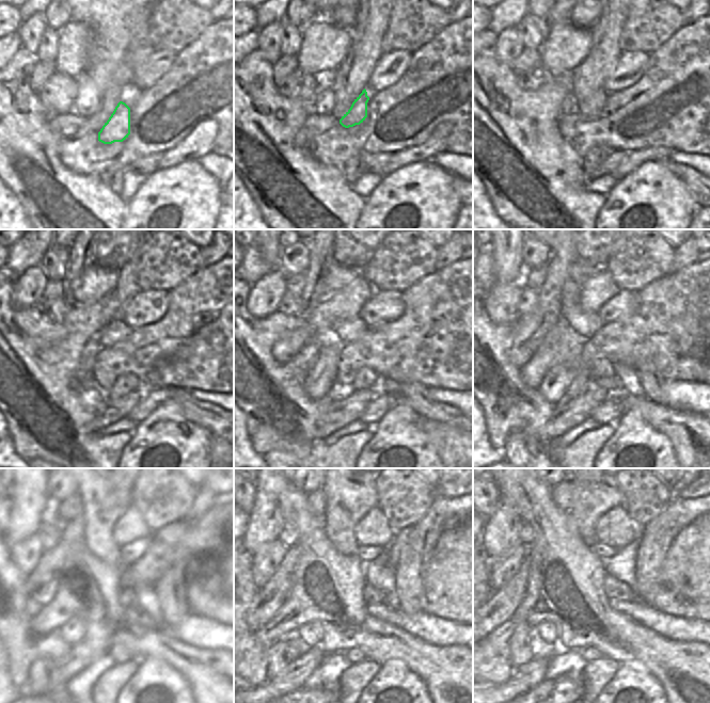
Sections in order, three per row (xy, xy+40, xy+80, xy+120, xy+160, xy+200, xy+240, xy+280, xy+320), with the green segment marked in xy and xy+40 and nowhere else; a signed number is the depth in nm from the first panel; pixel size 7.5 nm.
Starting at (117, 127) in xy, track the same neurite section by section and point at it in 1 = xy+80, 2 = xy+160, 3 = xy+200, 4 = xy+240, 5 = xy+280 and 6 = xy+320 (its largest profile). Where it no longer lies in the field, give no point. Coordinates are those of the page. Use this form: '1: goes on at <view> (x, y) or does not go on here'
1: goes on at xy+80 (596, 104)
2: goes on at xy+160 (350, 330)
3: goes on at xy+200 (587, 324)
4: goes on at xy+240 (105, 505)
5: goes on at xy+280 (349, 495)
6: goes on at xy+320 (590, 500)

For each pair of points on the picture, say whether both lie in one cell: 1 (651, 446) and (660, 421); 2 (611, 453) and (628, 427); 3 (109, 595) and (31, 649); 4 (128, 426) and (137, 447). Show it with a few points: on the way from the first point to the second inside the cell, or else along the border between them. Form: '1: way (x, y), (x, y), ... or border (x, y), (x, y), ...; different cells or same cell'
1: border (640, 413), (655, 429), (667, 437), (674, 449); different cells
2: way (613, 448), (627, 434); same cell
3: border (32, 627), (37, 634), (49, 634), (57, 630); different cells
4: border (137, 424), (131, 431); different cells

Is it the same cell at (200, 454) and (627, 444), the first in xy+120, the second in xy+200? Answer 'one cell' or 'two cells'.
one cell

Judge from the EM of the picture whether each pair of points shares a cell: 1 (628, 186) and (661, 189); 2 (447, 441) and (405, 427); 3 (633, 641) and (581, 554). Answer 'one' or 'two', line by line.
1: one
2: two
3: one

